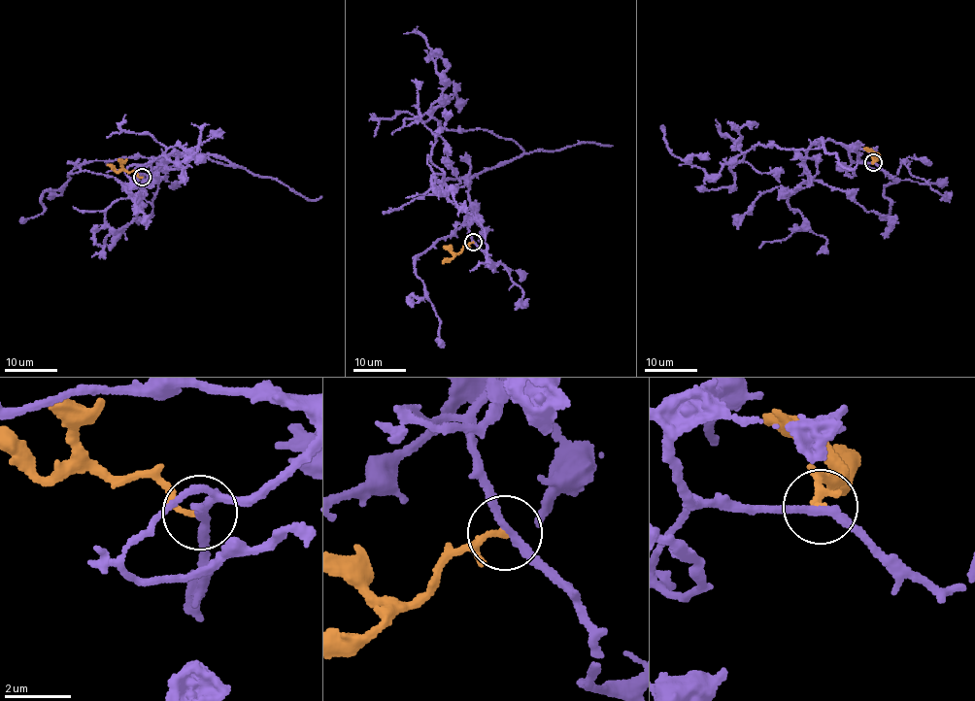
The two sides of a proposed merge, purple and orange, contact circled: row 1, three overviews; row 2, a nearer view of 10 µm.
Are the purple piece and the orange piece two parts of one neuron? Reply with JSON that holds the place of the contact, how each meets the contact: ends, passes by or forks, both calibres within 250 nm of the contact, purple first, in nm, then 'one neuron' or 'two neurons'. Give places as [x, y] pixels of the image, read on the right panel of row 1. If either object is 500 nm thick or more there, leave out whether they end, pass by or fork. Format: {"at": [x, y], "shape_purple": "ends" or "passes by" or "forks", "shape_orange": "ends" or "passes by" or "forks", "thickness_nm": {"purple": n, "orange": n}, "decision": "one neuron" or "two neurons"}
{"at": [873, 162], "shape_purple": "passes by", "shape_orange": "ends", "thickness_nm": {"purple": 240, "orange": 200}, "decision": "two neurons"}

